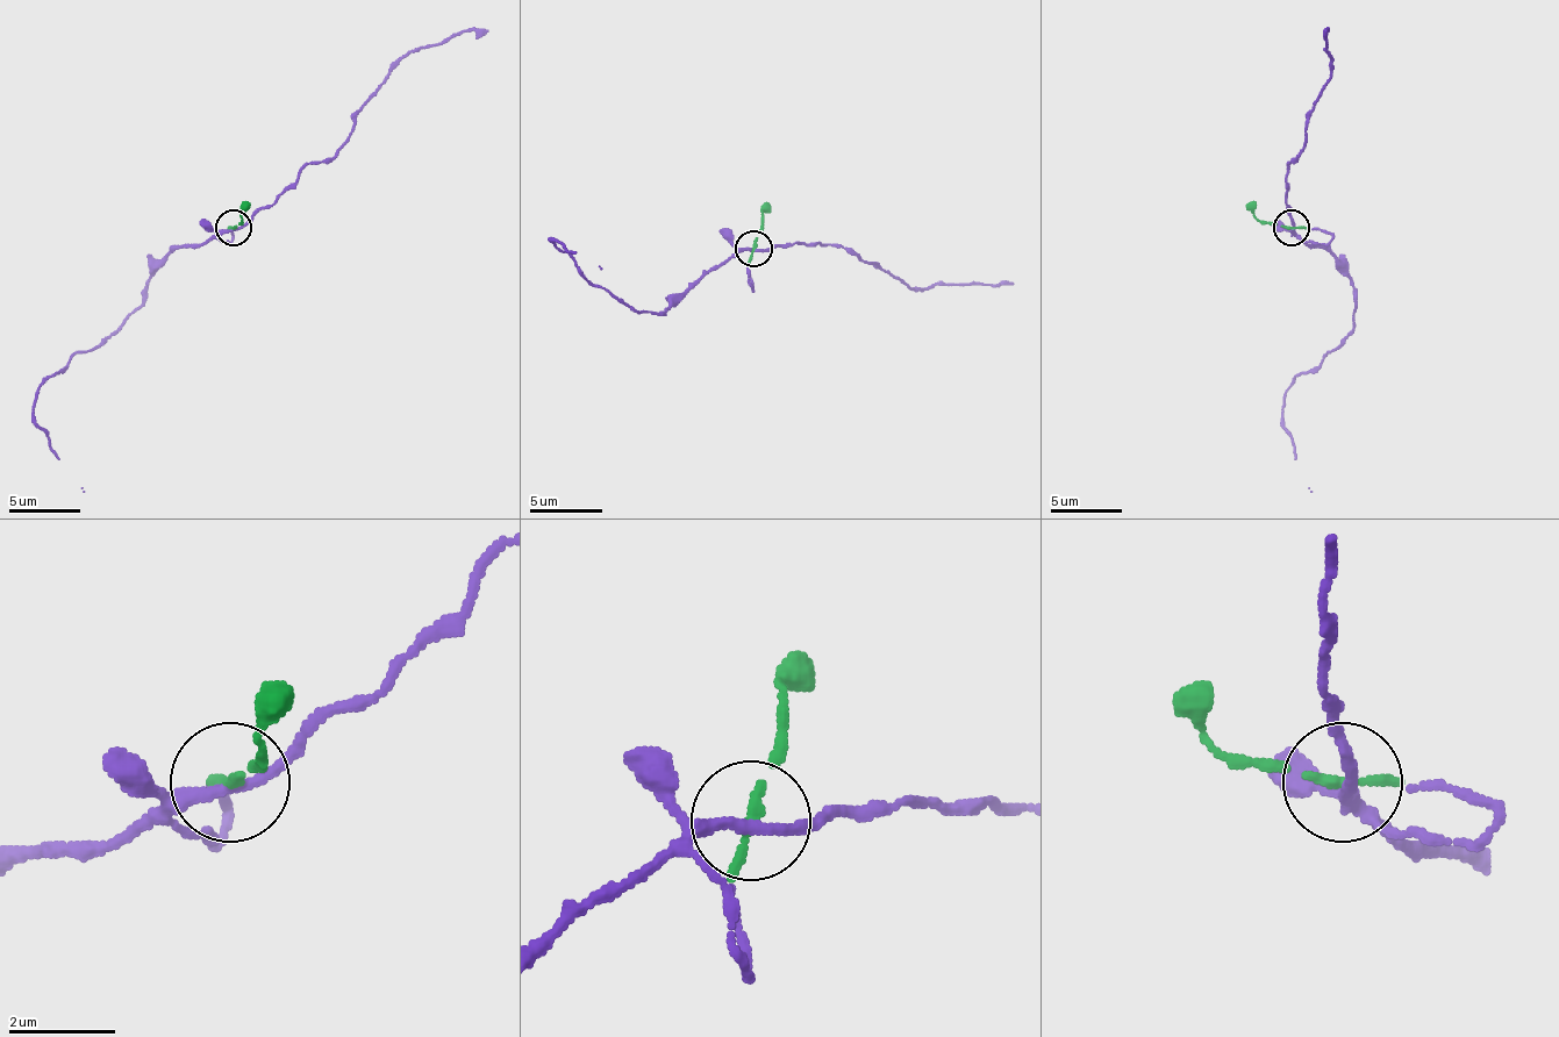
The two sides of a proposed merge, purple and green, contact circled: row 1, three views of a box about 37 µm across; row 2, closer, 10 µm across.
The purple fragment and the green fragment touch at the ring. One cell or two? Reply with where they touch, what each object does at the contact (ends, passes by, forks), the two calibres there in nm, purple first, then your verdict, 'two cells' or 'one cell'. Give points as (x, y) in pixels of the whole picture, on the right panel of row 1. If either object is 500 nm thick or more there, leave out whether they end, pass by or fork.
place (1291, 228); purple passes by; green ends; calibres 200 and 240 nm; one cell

